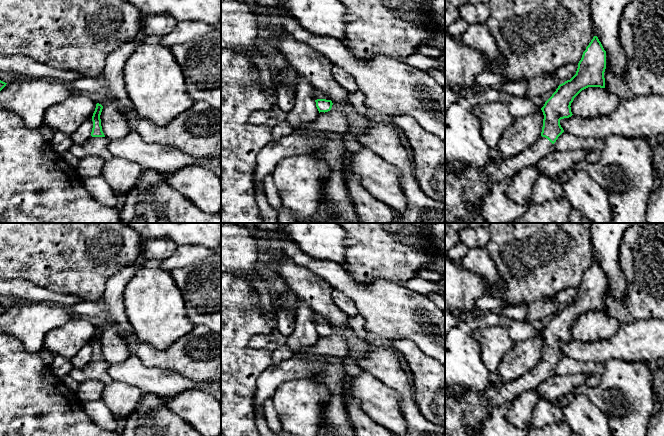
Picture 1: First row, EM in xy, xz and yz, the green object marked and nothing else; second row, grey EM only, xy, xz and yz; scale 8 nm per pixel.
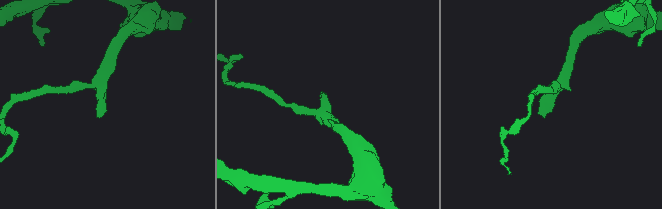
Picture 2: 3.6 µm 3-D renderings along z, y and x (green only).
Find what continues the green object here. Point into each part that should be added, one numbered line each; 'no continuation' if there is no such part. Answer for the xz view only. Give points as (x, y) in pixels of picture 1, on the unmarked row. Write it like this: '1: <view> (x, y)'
1: xz (317, 318)

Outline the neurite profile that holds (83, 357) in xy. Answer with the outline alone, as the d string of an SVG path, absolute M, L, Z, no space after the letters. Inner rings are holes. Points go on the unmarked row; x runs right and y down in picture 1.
M91 341L90 343L82 347L81 350L73 358L70 359L73 367L84 367L87 363L91 361L92 352L93 345Z

